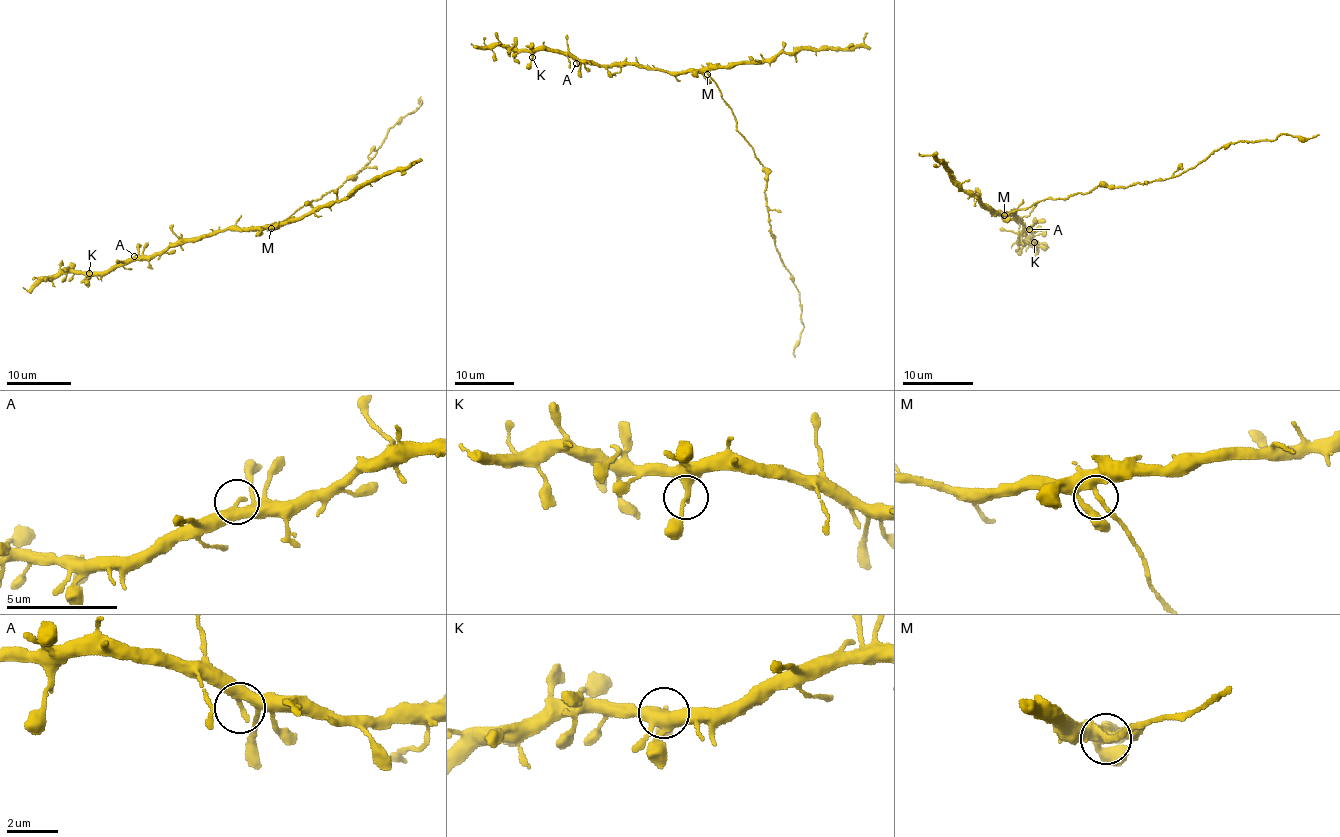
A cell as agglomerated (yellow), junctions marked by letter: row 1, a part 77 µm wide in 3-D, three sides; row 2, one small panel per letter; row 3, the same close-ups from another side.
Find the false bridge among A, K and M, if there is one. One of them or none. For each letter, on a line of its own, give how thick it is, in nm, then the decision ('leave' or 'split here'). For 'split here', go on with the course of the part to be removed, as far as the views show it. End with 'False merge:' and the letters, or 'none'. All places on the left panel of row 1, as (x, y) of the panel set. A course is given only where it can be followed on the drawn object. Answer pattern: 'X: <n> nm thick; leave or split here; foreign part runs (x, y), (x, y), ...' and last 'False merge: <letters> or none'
A: 300 nm thick; leave
K: 320 nm thick; leave
M: 320 nm thick; split here; foreign part runs (270, 228), (307, 202), (353, 179), (373, 157), (388, 131), (419, 107), (421, 96)
False merge: M

